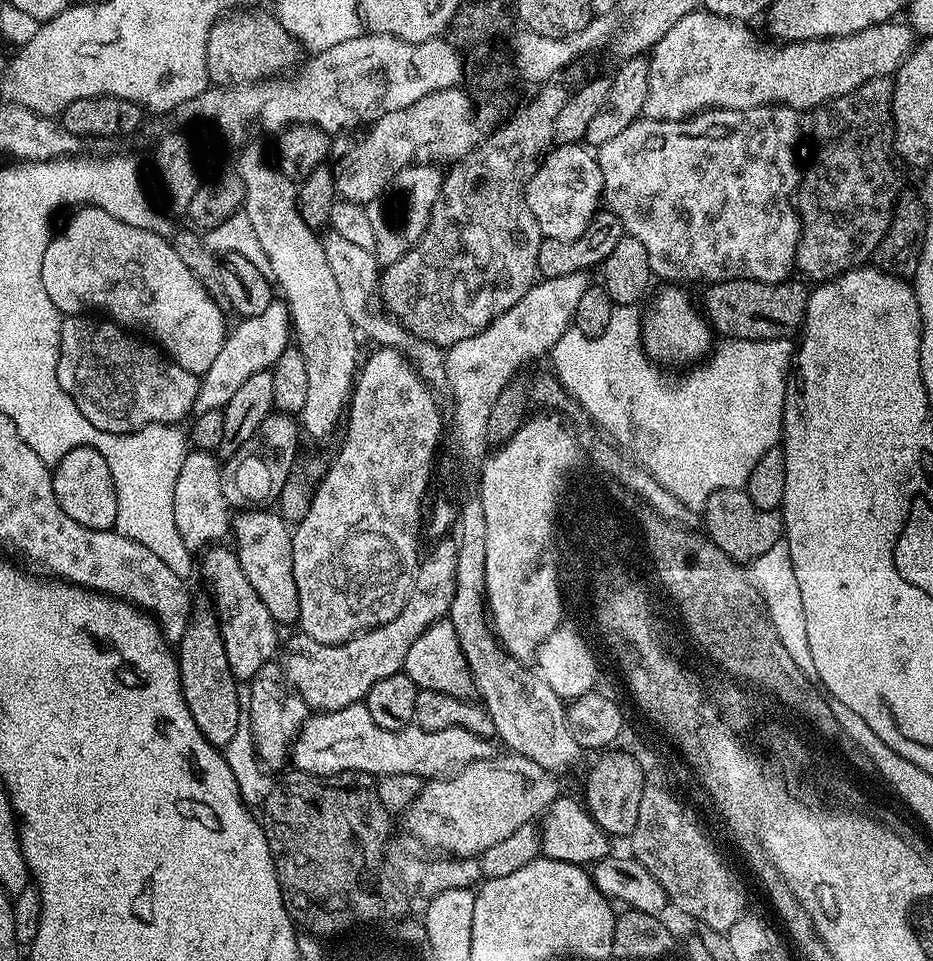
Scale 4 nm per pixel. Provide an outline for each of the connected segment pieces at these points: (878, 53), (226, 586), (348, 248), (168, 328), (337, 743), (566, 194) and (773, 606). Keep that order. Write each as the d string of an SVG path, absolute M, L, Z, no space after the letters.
M703 10L691 12L666 30L647 57L648 97L643 115L649 120L686 120L709 108L750 110L767 104L815 110L876 76L895 73L914 47L911 27L896 23L900 22L875 24L849 36L794 40L777 46L756 44L743 23Z
M209 546L203 549L198 560L198 572L204 575L204 580L212 591L210 604L220 623L222 642L226 646L226 662L230 662L230 670L236 675L237 681L247 682L254 678L254 674L258 674L258 670L262 670L262 666L270 663L275 652L277 655L278 625L274 618L270 618L270 610L266 610L262 598L258 598L258 593L254 591L254 586L250 586L246 574L242 574L242 566L235 551L231 547L224 547Z
M328 230L321 235L321 242L326 254L326 260L333 273L333 277L339 287L339 295L343 301L346 314L350 314L352 327L361 337L373 340L373 345L381 348L393 348L395 352L401 352L409 364L415 368L420 379L433 390L447 389L448 375L444 365L445 349L434 342L426 342L418 338L413 332L408 331L395 316L389 314L383 307L370 307L370 302L379 289L380 265L375 253L362 246L357 246L337 232Z
M80 206L69 216L72 217L69 218L68 225L61 232L59 229L49 240L42 258L42 270L40 271L42 274L42 286L46 290L46 294L50 294L50 302L54 302L54 306L62 314L99 314L101 317L107 318L125 329L135 330L137 333L149 332L153 336L151 339L159 345L167 359L178 366L182 366L182 370L190 370L197 378L203 376L204 372L213 365L214 358L218 355L218 350L222 349L226 335L224 316L220 313L219 306L212 301L211 296L204 289L207 287L201 281L196 280L194 274L190 274L190 270L186 270L186 265L182 262L182 258L178 258L178 254L174 254L171 243L165 237L154 234L150 230L138 230L138 226L126 226L126 222L118 222L118 218L114 218L114 214L106 214L106 210L101 208Z
M363 702L359 704L351 704L342 710L334 710L333 712L316 712L309 715L308 721L303 724L298 733L298 738L293 739L290 744L290 760L297 772L309 772L312 776L341 776L343 772L367 772L373 778L381 776L389 776L390 774L414 774L421 778L444 778L453 772L460 771L470 762L478 762L479 760L488 760L494 754L492 748L493 741L486 736L479 736L478 734L470 734L470 730L462 730L458 726L450 726L446 730L430 730L429 732L424 728L409 726L398 730L386 730L382 726L378 726L378 722L374 722L374 718L370 718L370 710Z
M556 144L537 163L524 189L530 214L546 240L570 242L582 238L582 230L592 223L602 204L604 179L600 163L587 147L577 144Z
M782 538L774 546L770 546L766 554L751 561L750 579L761 592L769 620L786 652L790 654L790 658L794 658L794 666L798 666L798 670L802 670L805 676L815 677L814 658L810 658L810 642L806 642L806 614L802 610L802 593L798 590L798 578L794 578L794 562L790 562L787 540Z

